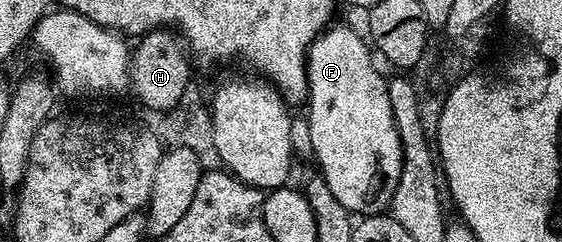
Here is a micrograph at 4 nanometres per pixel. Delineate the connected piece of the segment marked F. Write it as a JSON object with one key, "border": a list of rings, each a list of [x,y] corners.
{"border":[[[337,24],[328,27],[307,50],[305,104],[311,107],[307,112],[307,128],[311,131],[311,148],[319,163],[318,171],[329,190],[333,190],[333,198],[337,198],[347,212],[367,217],[390,209],[397,178],[401,178],[403,151],[393,122],[393,106],[389,106],[387,80],[371,61],[368,41],[364,37],[363,41],[353,29]]]}

